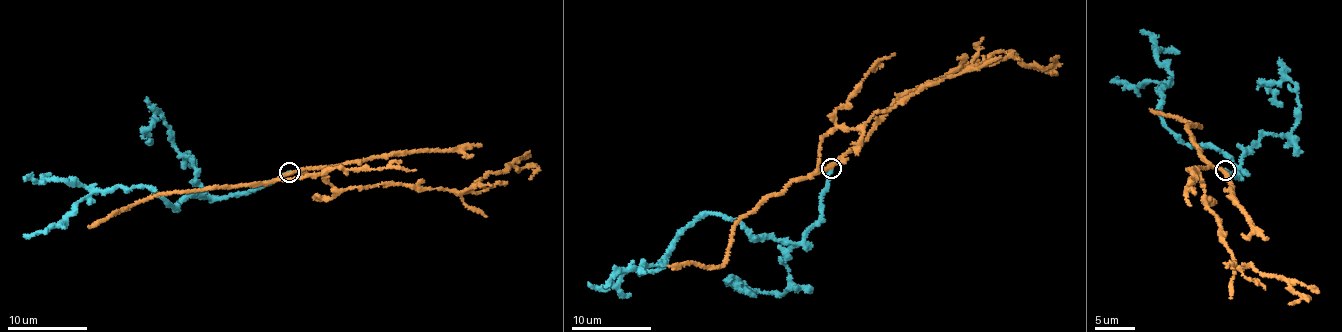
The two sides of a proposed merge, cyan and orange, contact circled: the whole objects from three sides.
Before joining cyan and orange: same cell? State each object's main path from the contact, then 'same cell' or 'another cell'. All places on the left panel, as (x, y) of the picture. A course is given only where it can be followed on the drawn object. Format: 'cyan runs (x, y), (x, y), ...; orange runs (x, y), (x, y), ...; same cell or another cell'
cyan runs (290, 172), (255, 191), (180, 198), (177, 211), (146, 187), (118, 187), (91, 194), (57, 225), (23, 236); orange runs (290, 172), (279, 177), (319, 174), (338, 189), (388, 182), (460, 191), (508, 165), (533, 170), (530, 179); another cell

